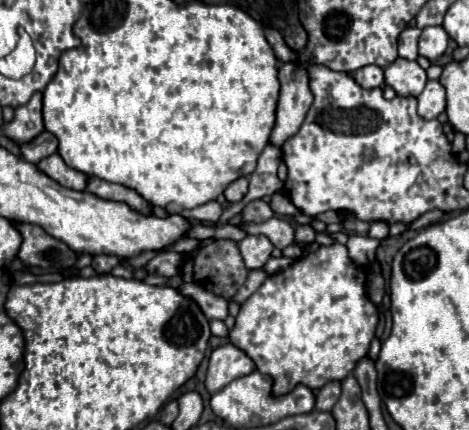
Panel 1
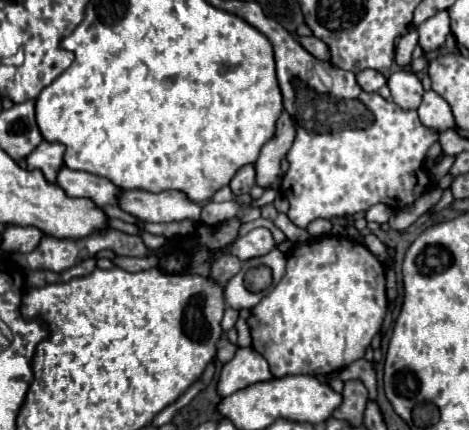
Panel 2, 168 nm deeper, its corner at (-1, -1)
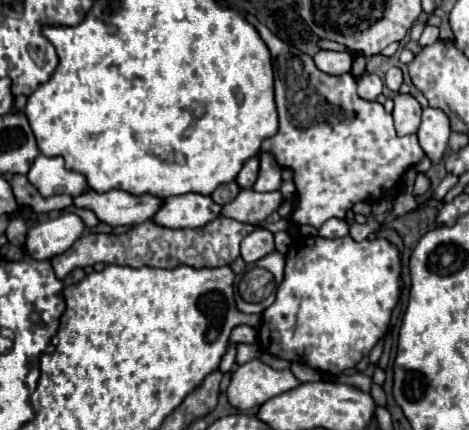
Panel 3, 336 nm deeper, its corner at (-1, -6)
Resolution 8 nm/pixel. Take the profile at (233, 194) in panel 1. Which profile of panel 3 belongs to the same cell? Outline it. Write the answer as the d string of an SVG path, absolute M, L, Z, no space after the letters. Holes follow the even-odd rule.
M253 156L245 162L245 166L241 168L239 176L237 176L237 184L241 188L251 188L253 182L257 180L257 174L259 174L259 156Z

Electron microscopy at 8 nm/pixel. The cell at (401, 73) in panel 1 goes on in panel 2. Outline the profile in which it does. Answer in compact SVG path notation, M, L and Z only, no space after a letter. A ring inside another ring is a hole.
M397 69L387 81L393 101L401 109L417 109L423 97L423 85L411 69Z

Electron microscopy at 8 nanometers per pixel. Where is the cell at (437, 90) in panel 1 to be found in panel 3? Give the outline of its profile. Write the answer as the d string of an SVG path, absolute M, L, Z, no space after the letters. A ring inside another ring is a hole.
M425 108L417 138L419 138L419 146L423 148L425 156L431 160L431 164L439 164L443 160L443 156L447 154L449 134L451 134L449 118L445 114L441 114L441 110Z

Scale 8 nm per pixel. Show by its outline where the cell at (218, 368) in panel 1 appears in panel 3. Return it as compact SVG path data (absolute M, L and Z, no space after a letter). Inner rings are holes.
M259 358L239 366L227 388L229 402L239 410L251 410L265 404L269 398L297 388L301 382L291 370L275 370Z

